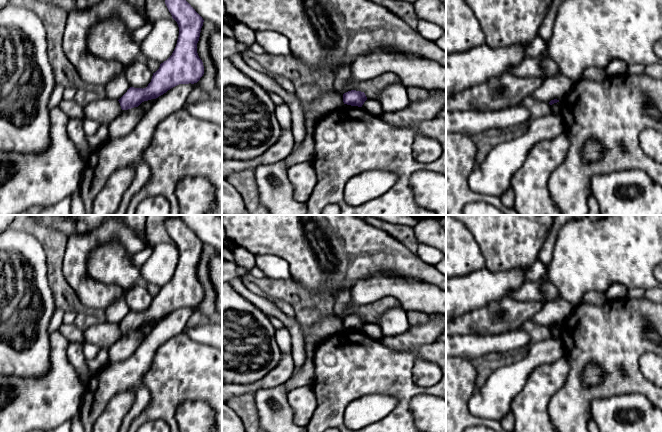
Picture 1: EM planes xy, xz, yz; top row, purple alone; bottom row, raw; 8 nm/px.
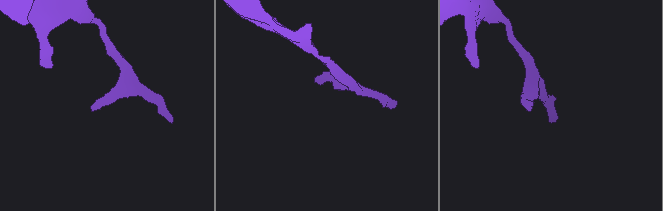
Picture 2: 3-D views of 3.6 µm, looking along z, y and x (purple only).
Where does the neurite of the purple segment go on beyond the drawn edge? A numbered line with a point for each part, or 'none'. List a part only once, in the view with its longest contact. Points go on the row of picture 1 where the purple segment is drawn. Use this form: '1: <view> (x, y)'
1: xy (104, 111)

